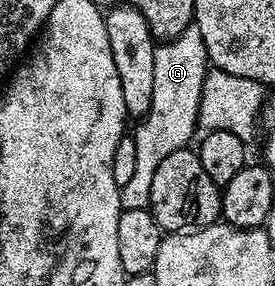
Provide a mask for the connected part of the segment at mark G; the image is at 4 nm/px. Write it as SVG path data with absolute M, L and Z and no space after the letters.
M196 24L187 26L174 40L157 44L155 50L155 87L151 93L151 108L147 114L136 121L137 129L131 132L135 142L135 171L127 186L121 189L122 209L139 210L149 207L151 198L151 181L155 170L163 163L167 154L175 150L190 147L189 139L193 131L198 131L200 92L203 90L205 75L211 65L203 34L199 34Z

